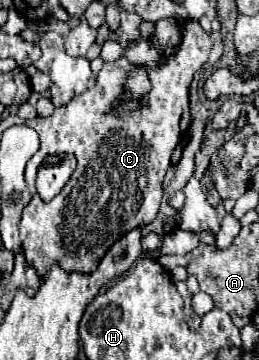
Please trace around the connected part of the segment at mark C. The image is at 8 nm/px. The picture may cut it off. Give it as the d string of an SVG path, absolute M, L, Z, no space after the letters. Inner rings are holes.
M196 20L180 22L180 26L182 44L174 56L164 58L162 68L148 68L152 90L146 96L144 108L136 112L128 112L126 106L110 108L114 98L124 92L122 84L132 68L126 58L120 58L106 62L98 72L96 86L76 96L66 106L56 108L52 116L36 116L24 122L38 132L40 150L28 160L26 180L32 200L22 210L20 236L24 254L28 254L28 262L36 266L40 276L48 272L52 262L60 262L68 272L92 272L120 234L156 218L162 200L162 180L171 165L172 153L190 128L188 86L194 74L202 70L212 48L208 32L204 32ZM60 152L76 154L76 172L58 196L50 202L40 202L34 190L36 170L48 154Z

